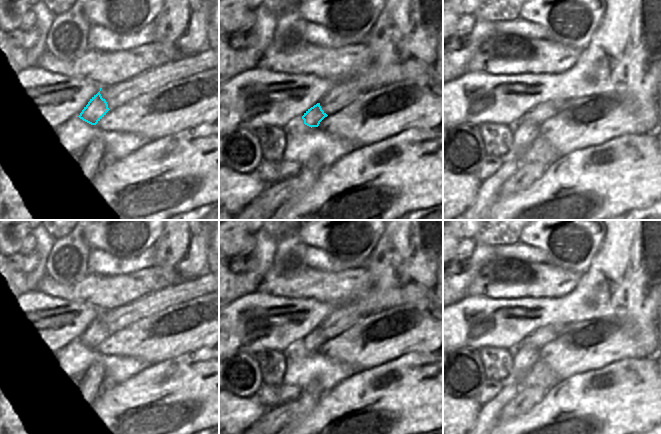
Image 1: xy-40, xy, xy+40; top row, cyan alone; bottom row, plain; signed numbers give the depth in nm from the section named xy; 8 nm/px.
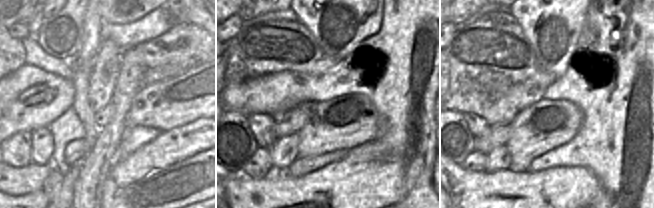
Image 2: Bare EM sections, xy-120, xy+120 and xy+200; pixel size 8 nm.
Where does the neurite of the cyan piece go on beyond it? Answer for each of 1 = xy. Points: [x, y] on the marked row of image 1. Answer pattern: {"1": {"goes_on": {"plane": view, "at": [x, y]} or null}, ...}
{"1": {"goes_on": {"plane": "xy", "at": [298, 127]}}}

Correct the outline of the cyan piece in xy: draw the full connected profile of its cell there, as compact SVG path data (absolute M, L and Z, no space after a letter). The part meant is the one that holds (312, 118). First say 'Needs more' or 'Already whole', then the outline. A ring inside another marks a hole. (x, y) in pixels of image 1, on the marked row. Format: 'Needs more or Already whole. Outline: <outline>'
Needs more. Outline: M320 103L308 109L302 118L291 125L290 130L295 133L305 133L312 127L318 127L320 122L328 115L322 110Z

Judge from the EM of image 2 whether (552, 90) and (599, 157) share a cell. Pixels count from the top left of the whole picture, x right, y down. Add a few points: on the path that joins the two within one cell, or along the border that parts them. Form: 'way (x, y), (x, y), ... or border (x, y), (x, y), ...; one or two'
way (574, 92), (597, 115), (597, 135); one

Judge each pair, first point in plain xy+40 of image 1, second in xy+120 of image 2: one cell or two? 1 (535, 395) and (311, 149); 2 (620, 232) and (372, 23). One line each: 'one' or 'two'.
1: two
2: two

